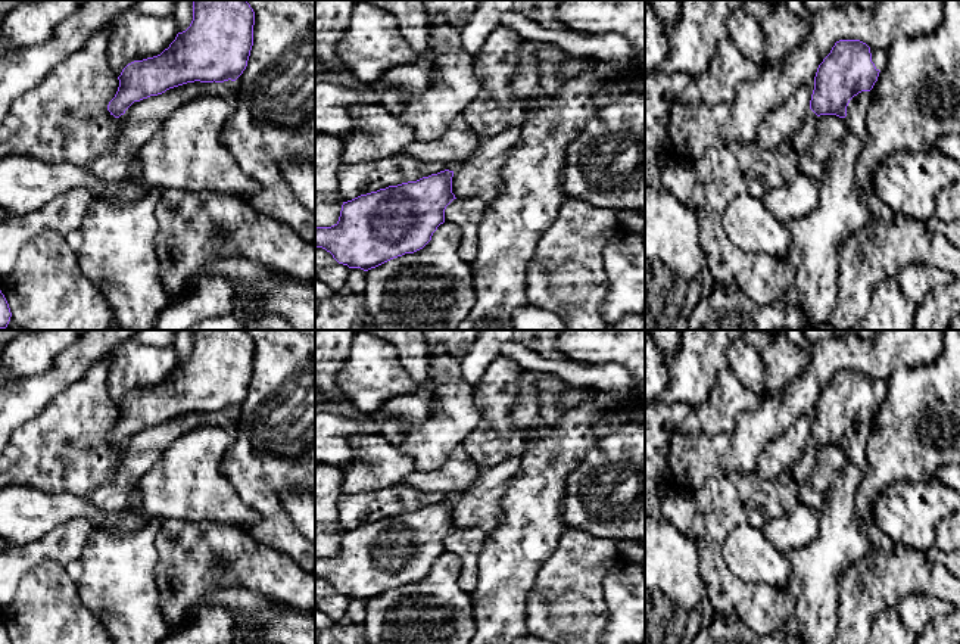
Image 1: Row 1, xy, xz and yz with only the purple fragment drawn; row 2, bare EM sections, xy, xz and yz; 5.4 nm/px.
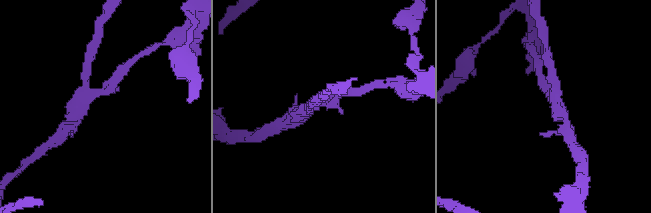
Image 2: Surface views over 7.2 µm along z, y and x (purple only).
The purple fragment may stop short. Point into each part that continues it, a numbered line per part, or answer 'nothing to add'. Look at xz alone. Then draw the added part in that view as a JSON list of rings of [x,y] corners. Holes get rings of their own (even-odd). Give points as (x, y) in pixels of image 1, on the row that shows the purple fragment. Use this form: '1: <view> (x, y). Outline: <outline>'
nothing to add

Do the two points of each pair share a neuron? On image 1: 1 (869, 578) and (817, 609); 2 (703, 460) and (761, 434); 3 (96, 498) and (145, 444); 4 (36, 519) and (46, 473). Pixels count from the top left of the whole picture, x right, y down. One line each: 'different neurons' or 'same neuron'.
1: different neurons
2: same neuron
3: same neuron
4: different neurons

